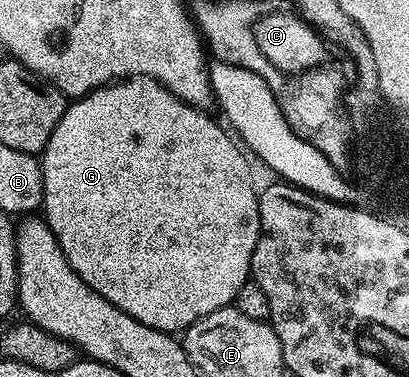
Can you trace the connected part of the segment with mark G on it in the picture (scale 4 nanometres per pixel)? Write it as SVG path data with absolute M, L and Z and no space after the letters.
M134 76L123 82L113 82L105 87L95 88L88 95L73 99L65 107L58 126L54 126L54 134L50 134L50 142L46 142L42 153L44 166L42 216L58 238L78 278L82 278L86 286L102 294L106 302L130 314L130 318L154 330L162 330L169 334L183 333L184 329L189 328L194 322L206 318L206 314L214 314L214 310L227 308L235 301L238 290L242 290L242 286L250 278L254 246L260 237L258 214L260 198L257 185L252 185L252 168L248 165L247 158L240 153L241 145L232 136L233 141L224 133L225 125L215 124L208 115L207 111L192 108L183 100L179 100L157 80Z

